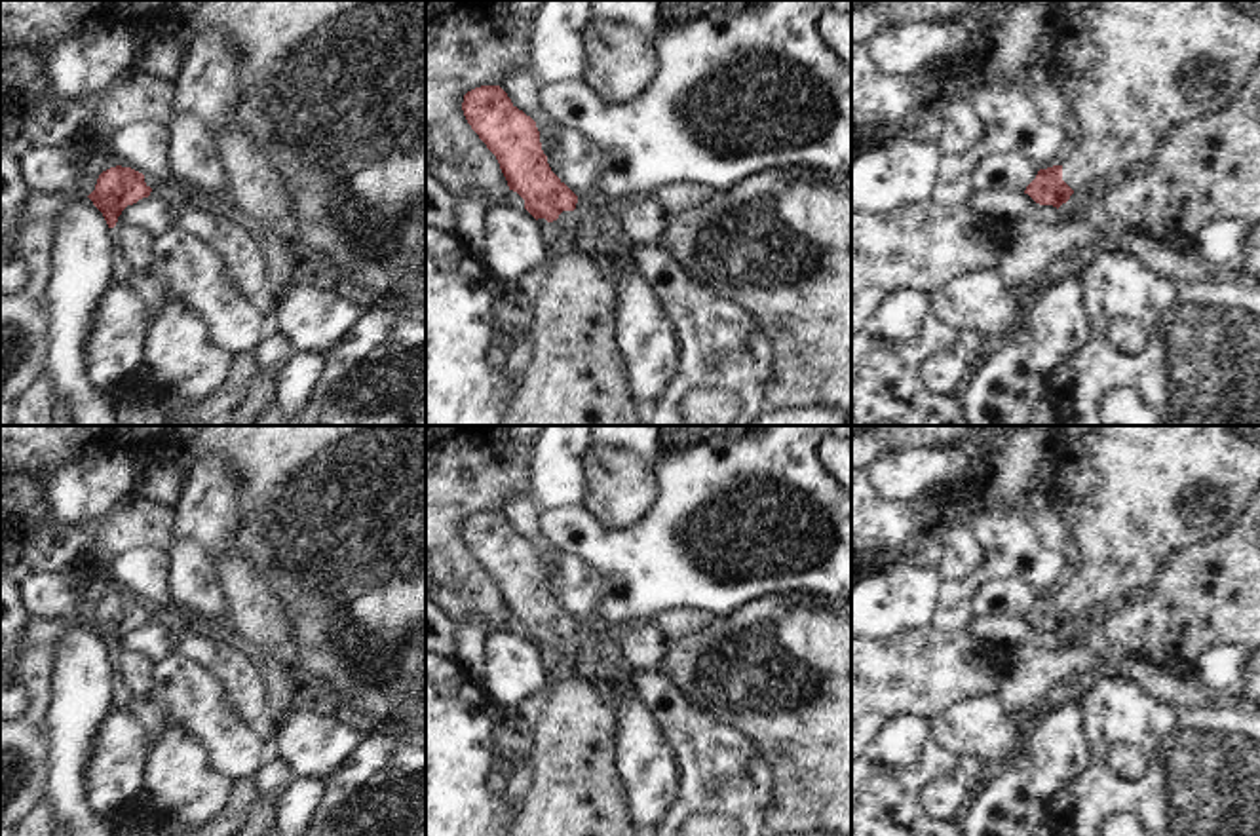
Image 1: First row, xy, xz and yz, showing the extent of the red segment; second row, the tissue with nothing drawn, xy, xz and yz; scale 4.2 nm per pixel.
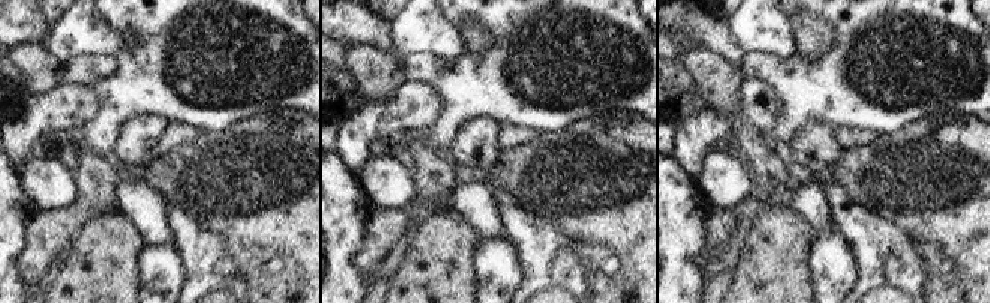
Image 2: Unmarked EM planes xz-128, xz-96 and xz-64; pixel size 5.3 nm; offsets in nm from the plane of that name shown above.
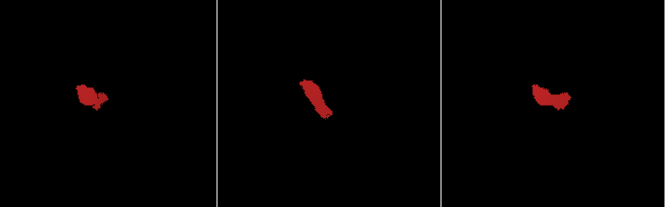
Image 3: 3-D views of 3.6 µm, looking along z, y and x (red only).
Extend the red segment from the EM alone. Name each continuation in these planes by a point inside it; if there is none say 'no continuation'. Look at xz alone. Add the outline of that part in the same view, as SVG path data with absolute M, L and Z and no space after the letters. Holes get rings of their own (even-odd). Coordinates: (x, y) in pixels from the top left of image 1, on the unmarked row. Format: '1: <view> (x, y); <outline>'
1: xz (567, 645); M563 636L563 638L559 640L559 644L553 646L553 654L555 654L559 659L563 659L563 657L574 659L574 657L576 657L576 640L574 640L574 636Z

